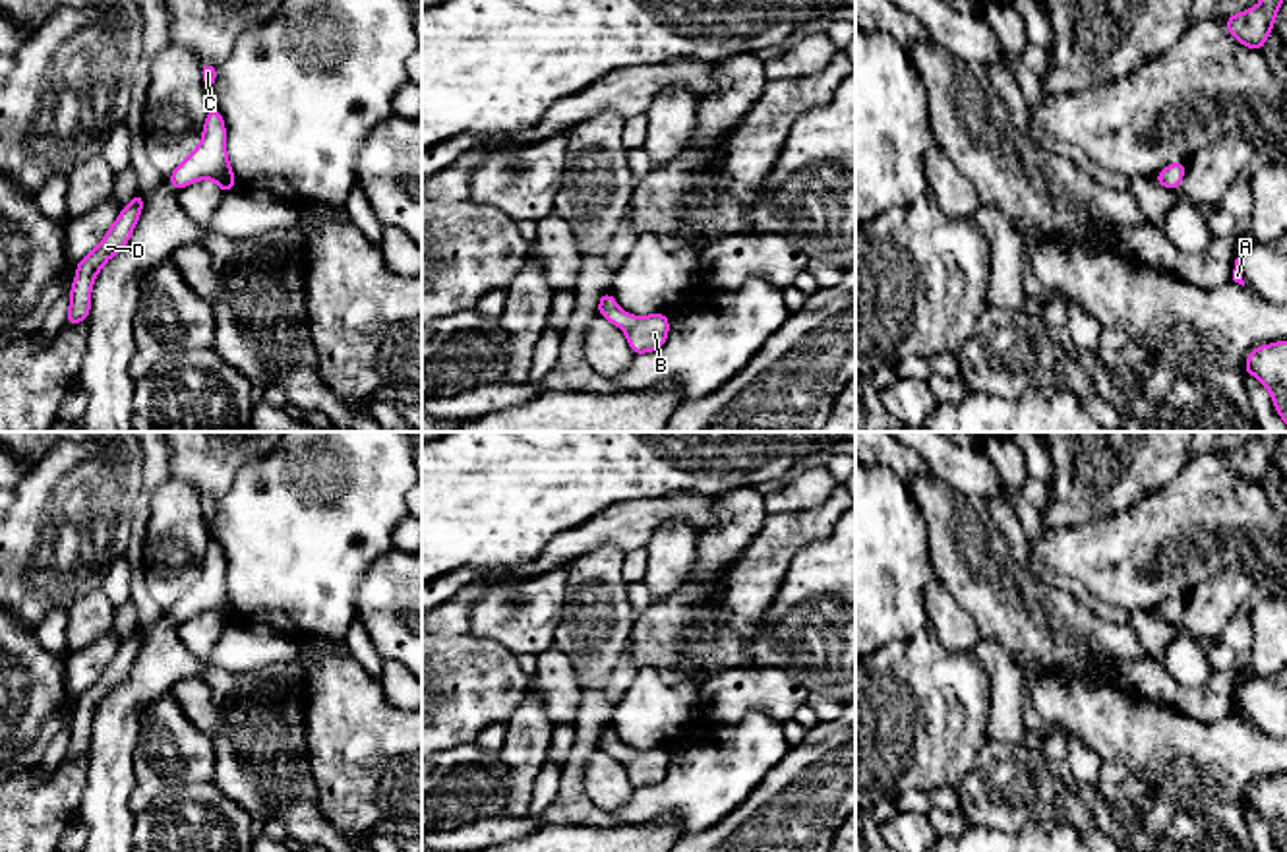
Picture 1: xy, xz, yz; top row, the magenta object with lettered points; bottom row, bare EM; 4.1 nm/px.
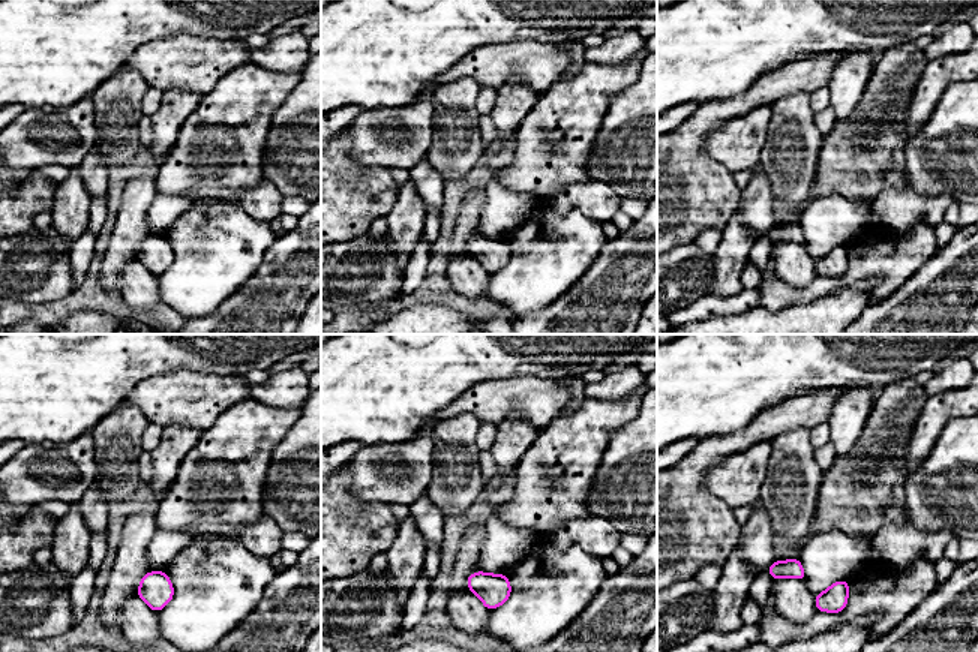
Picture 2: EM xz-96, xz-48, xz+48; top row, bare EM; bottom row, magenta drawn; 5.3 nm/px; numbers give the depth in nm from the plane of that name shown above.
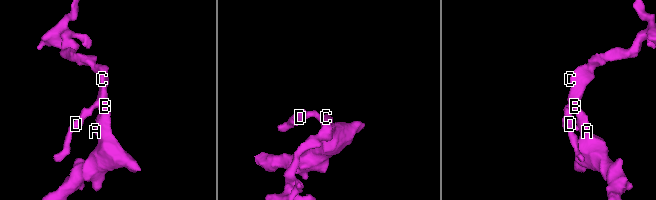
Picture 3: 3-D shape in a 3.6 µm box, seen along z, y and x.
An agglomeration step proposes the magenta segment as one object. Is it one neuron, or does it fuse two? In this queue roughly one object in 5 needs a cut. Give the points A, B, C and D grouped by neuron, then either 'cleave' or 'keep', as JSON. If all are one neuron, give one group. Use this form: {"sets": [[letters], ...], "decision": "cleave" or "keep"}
{"sets": [["A", "B", "C", "D"]], "decision": "keep"}

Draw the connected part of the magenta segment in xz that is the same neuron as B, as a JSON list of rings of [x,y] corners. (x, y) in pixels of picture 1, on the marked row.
[[[610,292],[600,296],[598,314],[625,331],[633,354],[652,352],[668,341],[668,314],[631,316],[617,306]]]

